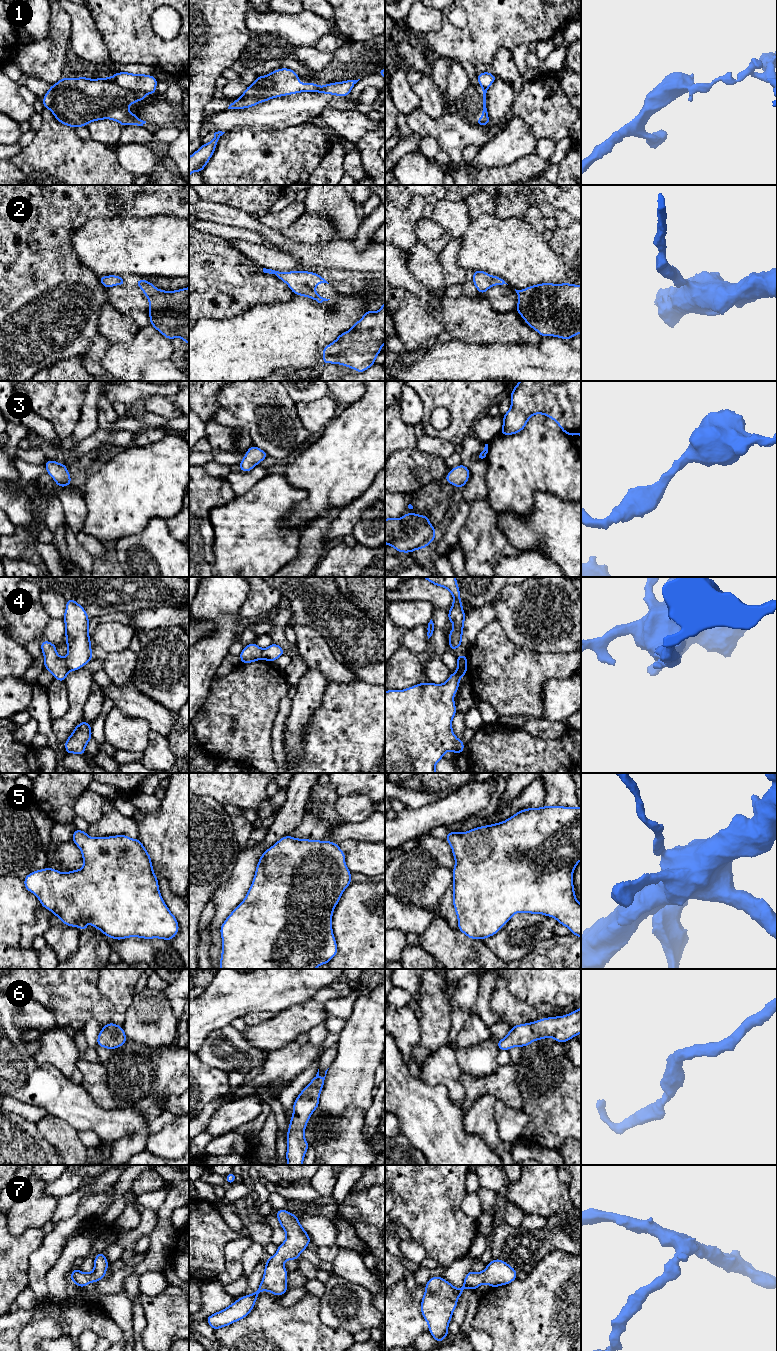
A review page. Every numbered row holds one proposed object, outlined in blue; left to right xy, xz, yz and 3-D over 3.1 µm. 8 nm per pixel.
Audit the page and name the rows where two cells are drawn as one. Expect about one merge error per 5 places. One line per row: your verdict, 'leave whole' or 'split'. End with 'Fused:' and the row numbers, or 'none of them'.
1: split
2: leave whole
3: leave whole
4: split
5: leave whole
6: leave whole
7: leave whole
Fused: 1, 4

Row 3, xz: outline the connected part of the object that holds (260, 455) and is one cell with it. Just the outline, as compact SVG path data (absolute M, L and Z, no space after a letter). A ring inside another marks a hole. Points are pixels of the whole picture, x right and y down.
M252 445L247 451L242 461L239 463L240 471L249 472L262 460L266 459L268 454L262 449Z

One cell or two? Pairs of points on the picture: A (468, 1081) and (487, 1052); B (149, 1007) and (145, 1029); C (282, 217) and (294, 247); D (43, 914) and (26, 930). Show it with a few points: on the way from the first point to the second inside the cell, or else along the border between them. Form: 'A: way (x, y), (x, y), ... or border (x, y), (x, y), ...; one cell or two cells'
A: border (463, 1071), (475, 1076), (485, 1076), (495, 1072); two cells
B: way (149, 1012), (140, 1022), (141, 1024); one cell
C: border (258, 220), (266, 226), (279, 231); two cells
D: way (42, 919), (31, 930); one cell

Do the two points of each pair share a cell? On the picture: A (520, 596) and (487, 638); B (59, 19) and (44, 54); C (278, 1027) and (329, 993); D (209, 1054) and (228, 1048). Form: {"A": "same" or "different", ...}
{"A": "different", "B": "same", "C": "same", "D": "same"}

